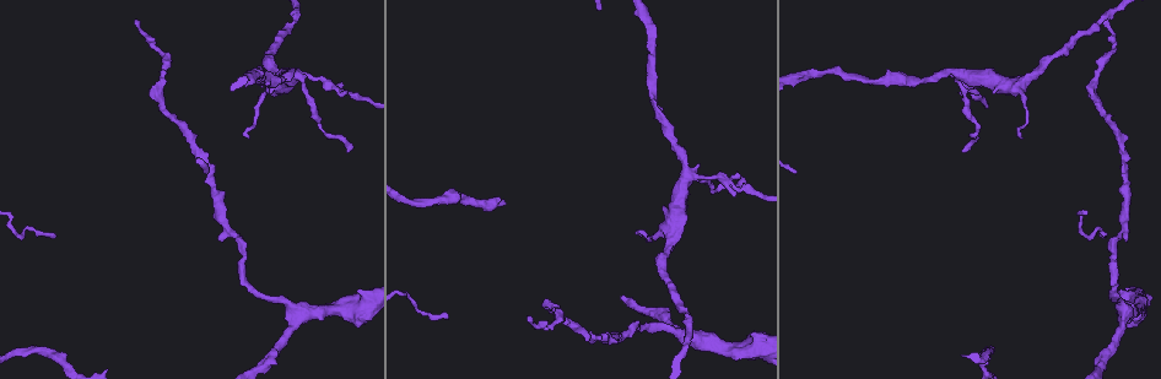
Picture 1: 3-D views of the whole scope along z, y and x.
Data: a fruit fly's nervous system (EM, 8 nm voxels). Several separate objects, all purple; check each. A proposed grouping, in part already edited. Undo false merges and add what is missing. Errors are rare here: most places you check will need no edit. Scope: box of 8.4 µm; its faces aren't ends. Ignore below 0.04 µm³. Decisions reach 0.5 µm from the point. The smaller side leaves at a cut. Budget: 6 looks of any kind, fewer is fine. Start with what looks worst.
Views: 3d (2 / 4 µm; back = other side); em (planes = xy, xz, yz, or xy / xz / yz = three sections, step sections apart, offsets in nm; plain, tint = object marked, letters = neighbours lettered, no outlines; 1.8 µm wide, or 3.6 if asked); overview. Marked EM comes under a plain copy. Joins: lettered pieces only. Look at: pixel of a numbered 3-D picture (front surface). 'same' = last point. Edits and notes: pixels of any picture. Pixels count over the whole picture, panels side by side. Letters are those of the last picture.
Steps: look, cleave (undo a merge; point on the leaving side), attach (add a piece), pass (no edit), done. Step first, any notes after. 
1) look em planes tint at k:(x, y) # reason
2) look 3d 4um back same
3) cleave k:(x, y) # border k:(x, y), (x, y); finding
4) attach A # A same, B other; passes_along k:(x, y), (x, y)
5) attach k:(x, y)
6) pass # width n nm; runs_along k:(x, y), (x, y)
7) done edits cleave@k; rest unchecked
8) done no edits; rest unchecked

look 3d 4um at 1:(1108, 23) # branch stops here

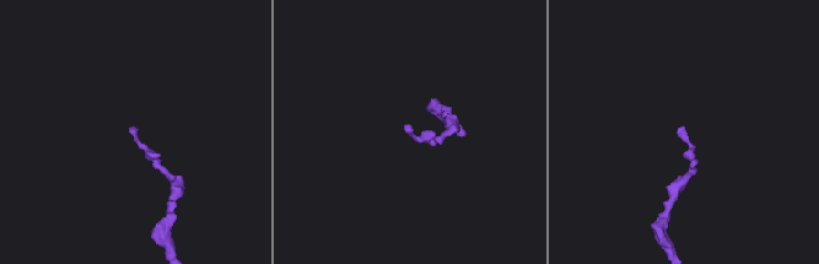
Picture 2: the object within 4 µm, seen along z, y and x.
look em yz step 4 letters at 2:(407, 128)

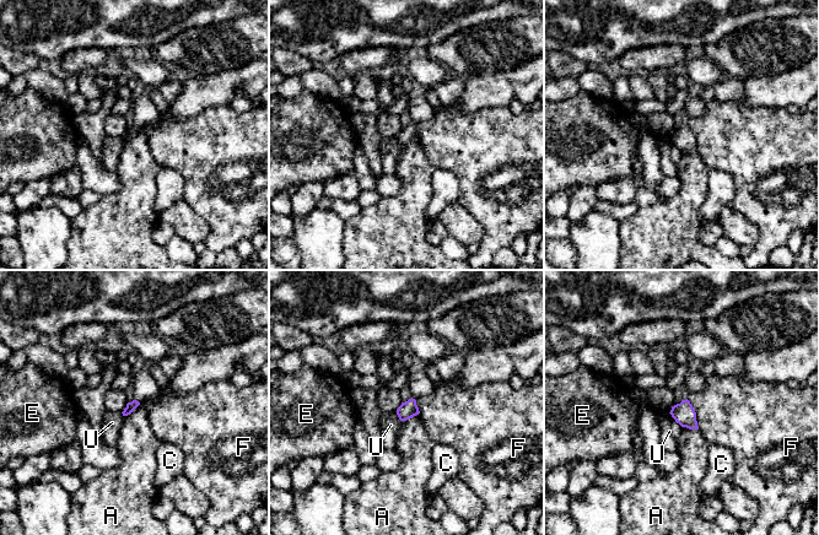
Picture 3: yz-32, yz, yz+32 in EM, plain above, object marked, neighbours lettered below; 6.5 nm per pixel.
look em planes letters same

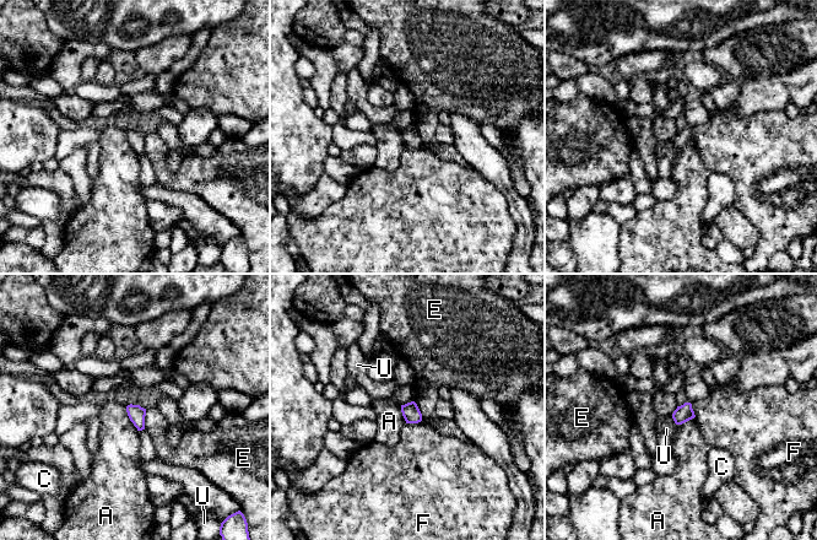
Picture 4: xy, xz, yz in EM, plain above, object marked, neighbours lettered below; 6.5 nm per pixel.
pass # A other, C other, E other, F other, U other; border 4:(125, 406), (126, 415), (138, 431); none of them fits

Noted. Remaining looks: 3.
look em xy step 4 letters at 1:(642, 232) # thin end

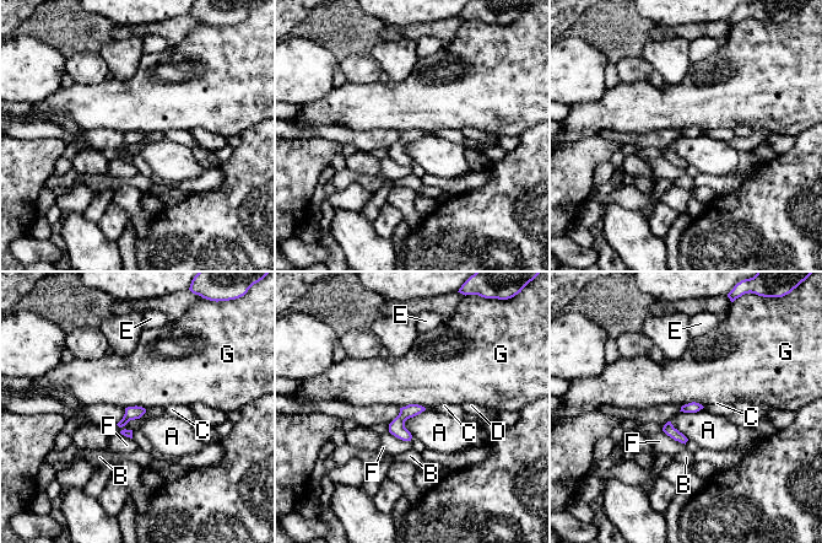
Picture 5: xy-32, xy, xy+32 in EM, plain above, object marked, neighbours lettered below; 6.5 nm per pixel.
pass # width 70 nm; A other, B other, C other, D other, E other, F other, G other; border 5:(400, 407), (418, 404), (426, 408); no lettered piece goes on from it

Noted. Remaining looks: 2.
look em planes letters at 1:(694, 337) # arms part here

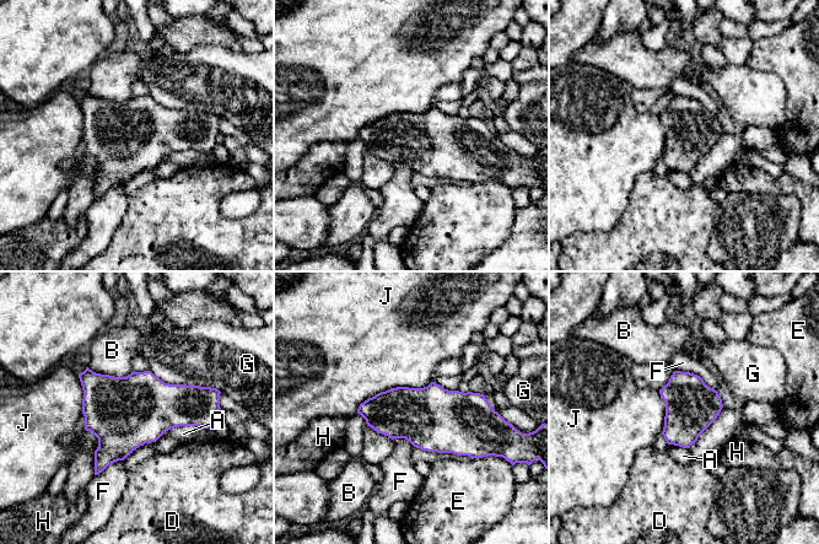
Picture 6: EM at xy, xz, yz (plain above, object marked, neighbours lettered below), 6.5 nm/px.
pass # width 340 nm; longest_contact J 550 nm; A other, B other, D other, E other, F other, G other, H other, J other; one neuron here

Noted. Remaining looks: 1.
done no edits; rest unchecked

